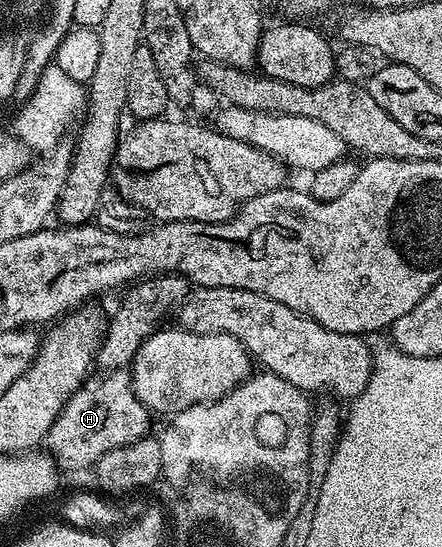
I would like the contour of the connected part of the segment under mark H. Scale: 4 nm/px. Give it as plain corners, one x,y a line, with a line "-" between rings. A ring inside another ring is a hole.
106,371
102,380
86,379
78,392
63,406
55,418
43,444
48,455
62,469
92,469
103,454
136,440
146,439
151,413
139,402
133,392
132,377
128,371

